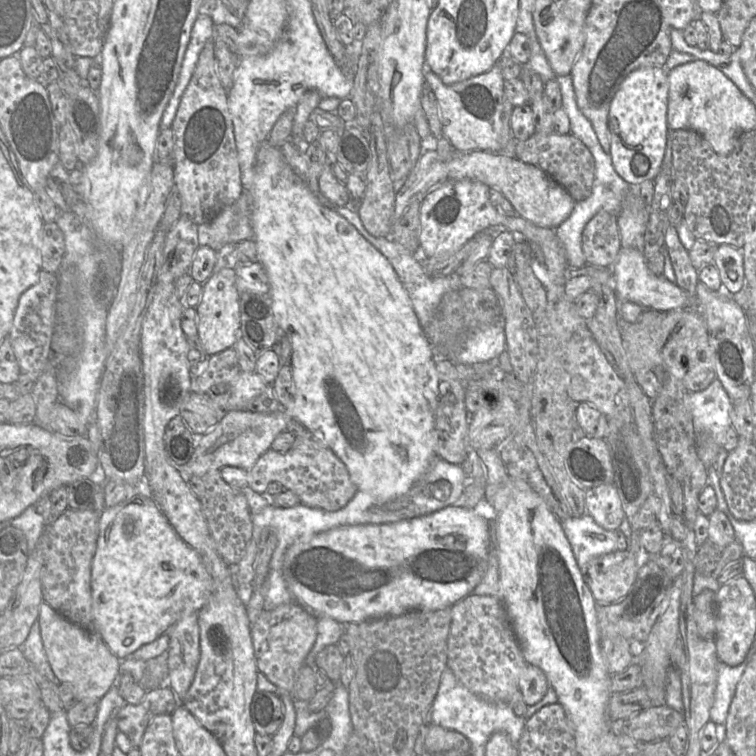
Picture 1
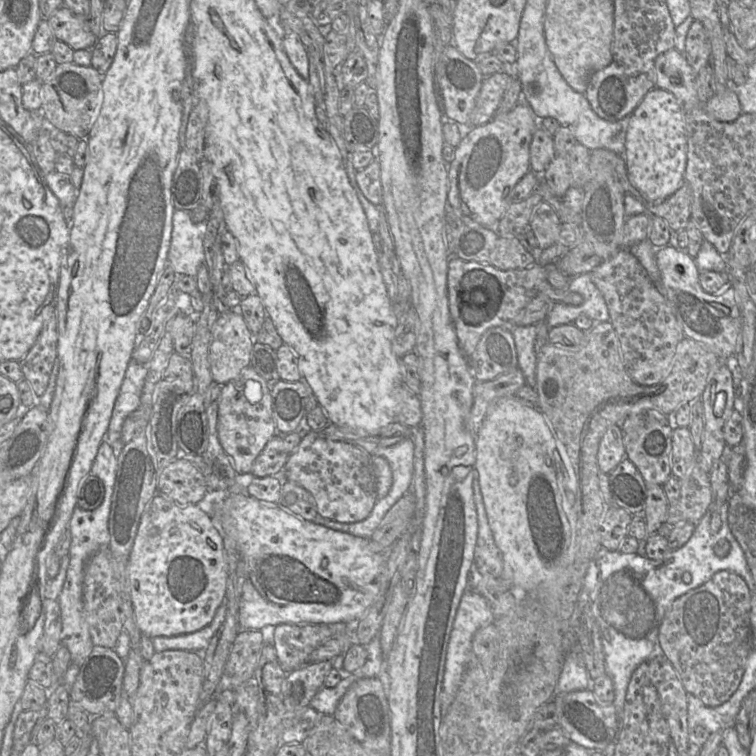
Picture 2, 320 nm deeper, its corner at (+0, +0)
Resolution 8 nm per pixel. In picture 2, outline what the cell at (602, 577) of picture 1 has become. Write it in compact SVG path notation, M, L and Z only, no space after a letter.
M719 571L703 585L677 598L660 623L658 652L670 662L686 692L696 696L706 706L716 707L726 702L741 682L747 658L753 648L751 595L740 576L729 571Z

